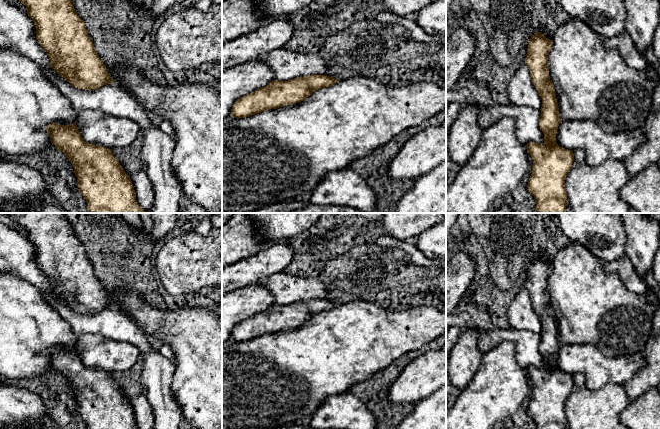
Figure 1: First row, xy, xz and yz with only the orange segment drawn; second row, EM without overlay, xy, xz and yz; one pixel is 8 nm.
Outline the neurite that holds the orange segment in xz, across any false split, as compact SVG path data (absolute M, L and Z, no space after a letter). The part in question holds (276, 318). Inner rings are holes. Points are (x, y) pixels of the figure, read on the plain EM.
M280 272L263 280L261 285L271 292L274 304L238 323L231 333L235 342L296 328L313 316L337 306L329 299L324 284L318 278Z

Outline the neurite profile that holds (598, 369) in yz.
M561 344L556 357L560 371L583 373L590 390L598 390L607 383L624 386L645 364L642 353L608 357L591 344Z

